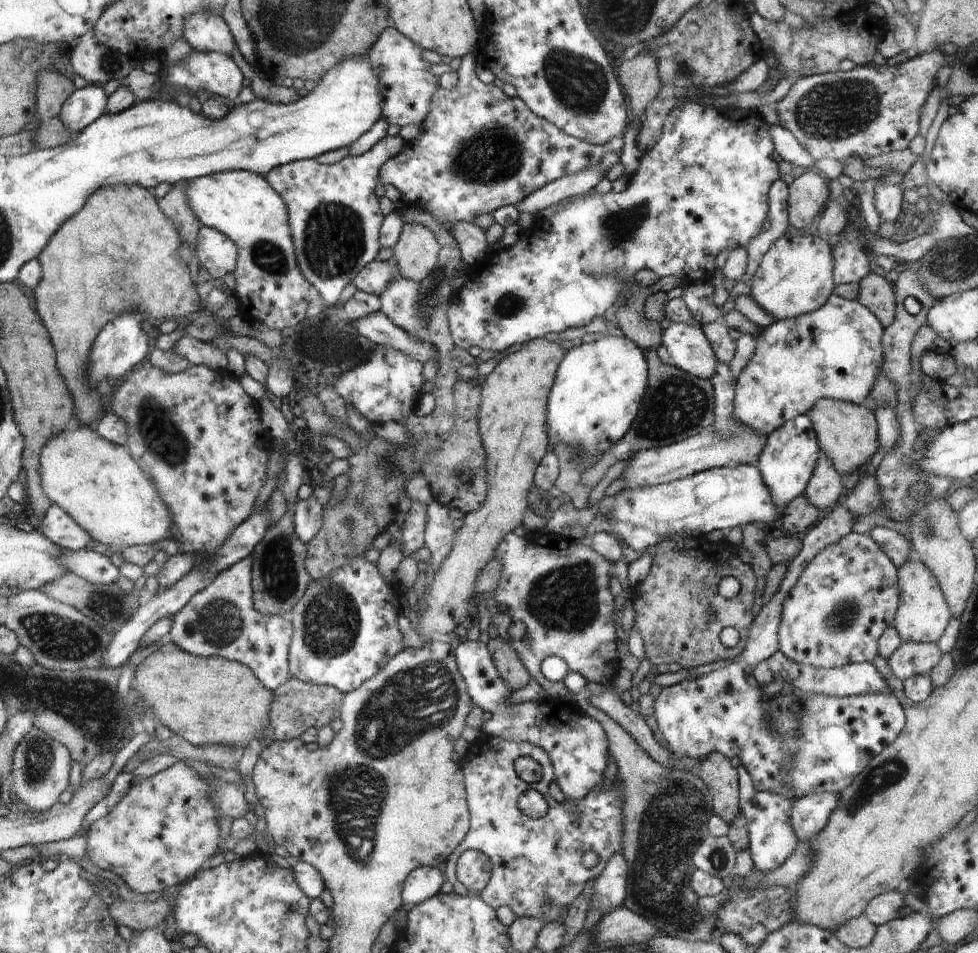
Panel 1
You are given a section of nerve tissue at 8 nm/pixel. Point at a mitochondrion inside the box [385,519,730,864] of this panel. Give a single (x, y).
(565, 598)

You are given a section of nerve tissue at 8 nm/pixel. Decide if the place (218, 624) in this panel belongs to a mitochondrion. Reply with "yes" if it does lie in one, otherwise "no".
yes

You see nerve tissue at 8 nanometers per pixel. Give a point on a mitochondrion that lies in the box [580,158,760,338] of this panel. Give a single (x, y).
(620, 226)

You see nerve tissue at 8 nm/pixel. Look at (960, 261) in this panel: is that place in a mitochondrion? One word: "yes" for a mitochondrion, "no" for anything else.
yes

